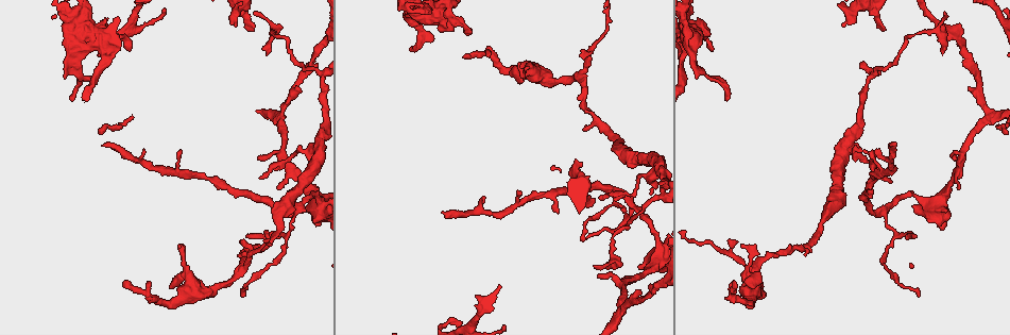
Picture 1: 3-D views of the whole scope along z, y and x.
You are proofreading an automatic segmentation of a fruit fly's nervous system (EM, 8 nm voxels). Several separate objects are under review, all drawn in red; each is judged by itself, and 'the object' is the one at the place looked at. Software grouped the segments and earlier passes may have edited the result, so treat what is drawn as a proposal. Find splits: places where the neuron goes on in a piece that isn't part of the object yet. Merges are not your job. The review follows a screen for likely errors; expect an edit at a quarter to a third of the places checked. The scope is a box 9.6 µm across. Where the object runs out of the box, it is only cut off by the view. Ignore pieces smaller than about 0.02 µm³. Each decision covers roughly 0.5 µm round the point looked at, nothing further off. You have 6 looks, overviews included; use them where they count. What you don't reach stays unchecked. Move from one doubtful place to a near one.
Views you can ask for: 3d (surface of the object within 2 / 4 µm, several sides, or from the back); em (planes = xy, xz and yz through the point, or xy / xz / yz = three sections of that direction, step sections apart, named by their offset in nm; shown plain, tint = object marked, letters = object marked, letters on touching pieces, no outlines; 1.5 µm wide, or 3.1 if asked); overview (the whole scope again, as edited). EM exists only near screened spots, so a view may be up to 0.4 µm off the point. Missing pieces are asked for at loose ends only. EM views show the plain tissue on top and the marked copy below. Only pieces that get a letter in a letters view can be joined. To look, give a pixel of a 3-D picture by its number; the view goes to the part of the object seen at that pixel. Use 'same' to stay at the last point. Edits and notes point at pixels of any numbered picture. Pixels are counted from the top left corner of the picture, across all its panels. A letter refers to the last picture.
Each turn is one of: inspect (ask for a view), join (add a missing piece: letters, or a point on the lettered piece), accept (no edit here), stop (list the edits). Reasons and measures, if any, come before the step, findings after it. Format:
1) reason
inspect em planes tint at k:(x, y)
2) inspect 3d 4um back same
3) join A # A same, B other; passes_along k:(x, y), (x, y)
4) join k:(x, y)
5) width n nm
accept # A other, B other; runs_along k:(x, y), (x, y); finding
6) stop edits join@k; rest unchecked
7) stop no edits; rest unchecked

an open end
inspect em yz step 8 letters at 1:(520, 192)

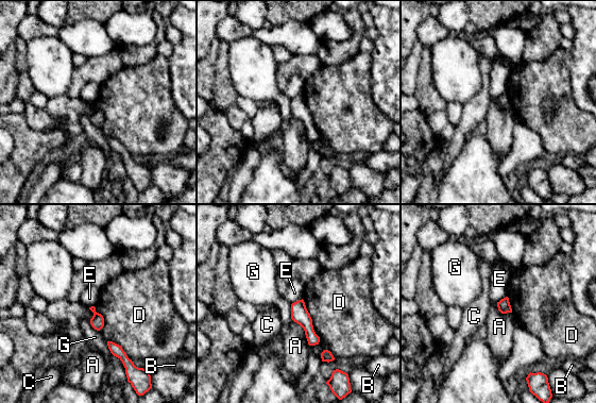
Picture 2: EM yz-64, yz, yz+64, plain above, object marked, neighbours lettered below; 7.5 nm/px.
longest_contact D 320 nm
accept # A other, B other, C other, D other, E other, G other; border 2:(293, 320), (303, 329), (309, 345); no lettered piece goes on from it

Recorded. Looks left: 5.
free end
inspect em xy step 4 tint at 1:(519, 80)

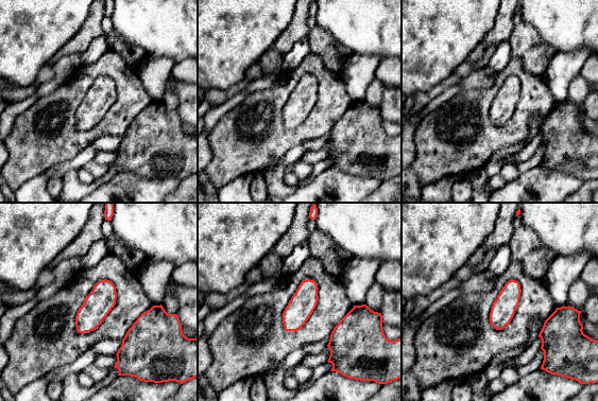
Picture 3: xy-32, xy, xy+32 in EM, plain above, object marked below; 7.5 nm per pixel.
inspect em planes letters same

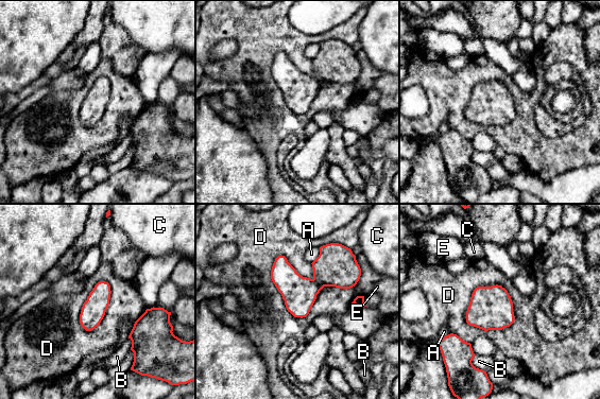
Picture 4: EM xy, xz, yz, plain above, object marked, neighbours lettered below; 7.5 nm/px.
longest_contact D 400 nm
accept # A other, B other, C other, D other, E other; border 4:(508, 291), (478, 285), (465, 322); no lettered piece goes on from it

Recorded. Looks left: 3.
free end
inspect 3d 4um at 1:(808, 250)

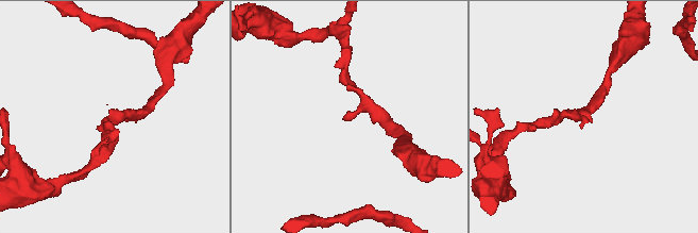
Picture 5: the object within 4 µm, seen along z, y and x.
now the EM
inspect em planes letters at 5:(345, 120)

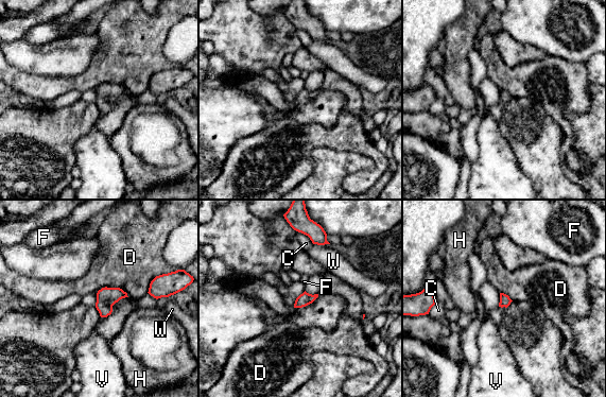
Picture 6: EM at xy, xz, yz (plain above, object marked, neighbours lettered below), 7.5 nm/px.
accept # C other, D other, F other, H other, V other, W other; border 6:(98, 290), (119, 287), (128, 296); none of them fits

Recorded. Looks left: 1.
stop no edits; rest unchecked

